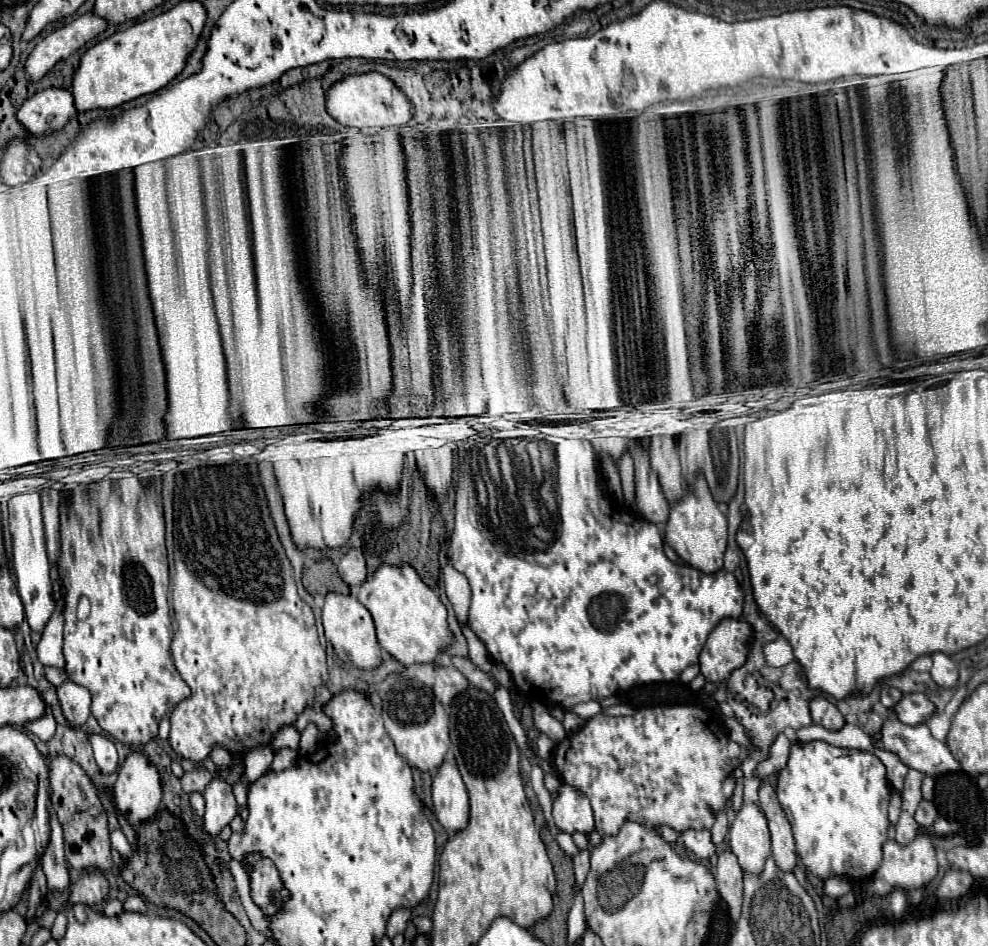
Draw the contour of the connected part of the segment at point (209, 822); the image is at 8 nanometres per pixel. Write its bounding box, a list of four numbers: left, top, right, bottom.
[203,778,237,836]

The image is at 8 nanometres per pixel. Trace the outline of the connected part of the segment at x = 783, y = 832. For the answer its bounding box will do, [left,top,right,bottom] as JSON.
[759,780,795,870]

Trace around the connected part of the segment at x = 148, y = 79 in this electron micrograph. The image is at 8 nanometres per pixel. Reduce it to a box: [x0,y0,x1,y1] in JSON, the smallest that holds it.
[71,2,205,110]

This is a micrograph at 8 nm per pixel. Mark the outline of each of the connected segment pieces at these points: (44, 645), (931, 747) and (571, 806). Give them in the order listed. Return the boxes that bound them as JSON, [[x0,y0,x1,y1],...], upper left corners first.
[[37,598,65,668],[875,716,959,774],[553,784,593,832]]

